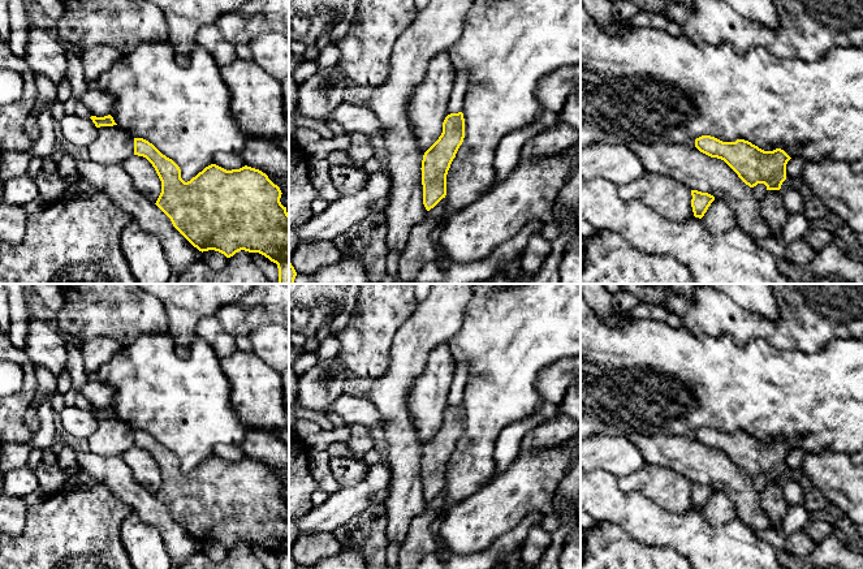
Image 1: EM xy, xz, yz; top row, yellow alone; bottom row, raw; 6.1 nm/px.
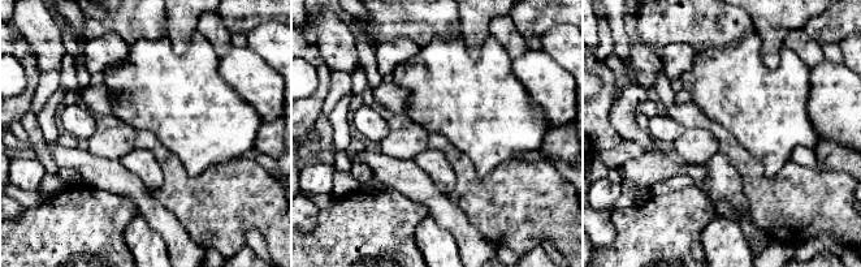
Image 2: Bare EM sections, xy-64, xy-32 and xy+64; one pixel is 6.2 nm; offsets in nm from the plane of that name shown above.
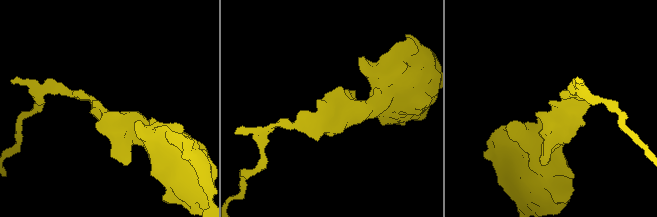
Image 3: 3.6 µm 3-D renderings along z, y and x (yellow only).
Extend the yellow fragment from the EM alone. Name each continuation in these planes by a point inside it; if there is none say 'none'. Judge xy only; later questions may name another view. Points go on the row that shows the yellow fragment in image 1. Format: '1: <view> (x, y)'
none

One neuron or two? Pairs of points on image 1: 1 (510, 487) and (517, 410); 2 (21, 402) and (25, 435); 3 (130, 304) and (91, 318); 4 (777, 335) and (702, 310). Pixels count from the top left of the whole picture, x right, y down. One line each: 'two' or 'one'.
1: two
2: one
3: one
4: one

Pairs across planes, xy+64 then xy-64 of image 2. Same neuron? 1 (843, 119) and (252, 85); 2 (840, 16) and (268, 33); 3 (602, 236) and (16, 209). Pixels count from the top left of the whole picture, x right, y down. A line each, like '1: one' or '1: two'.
1: one
2: two
3: one

